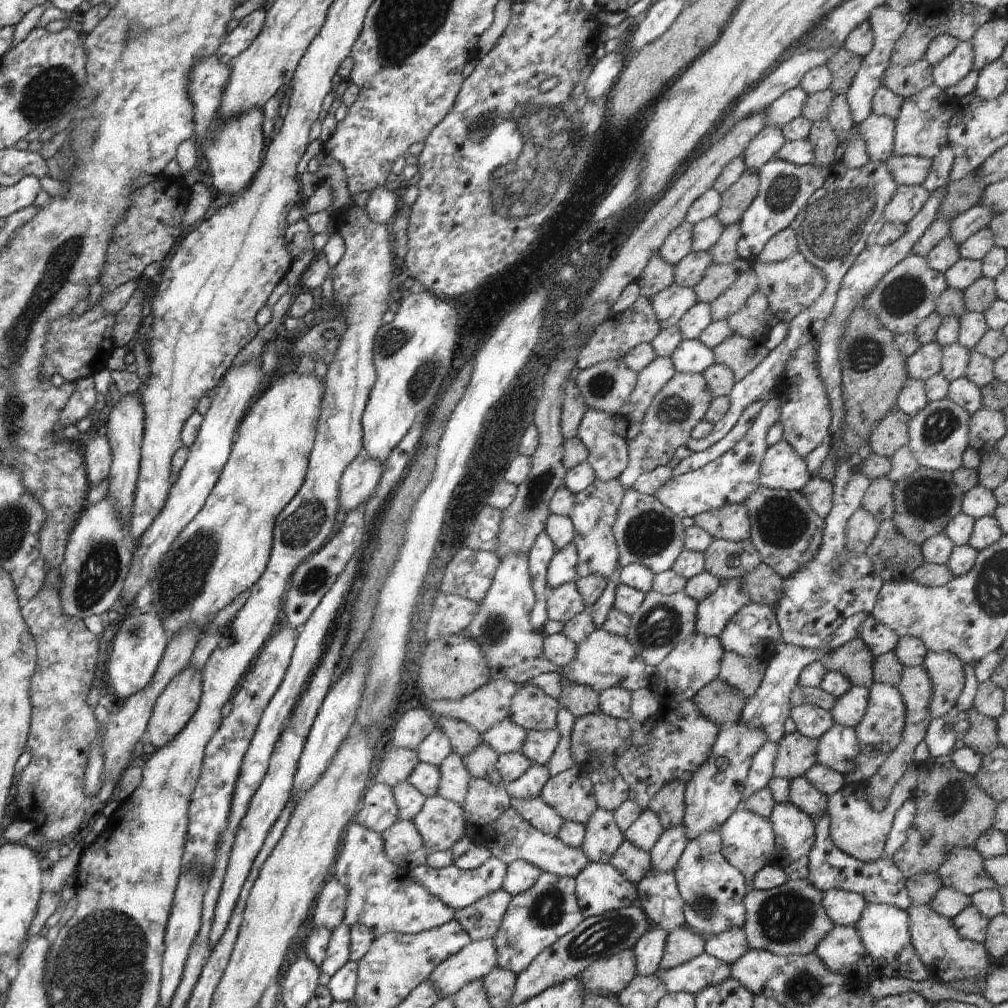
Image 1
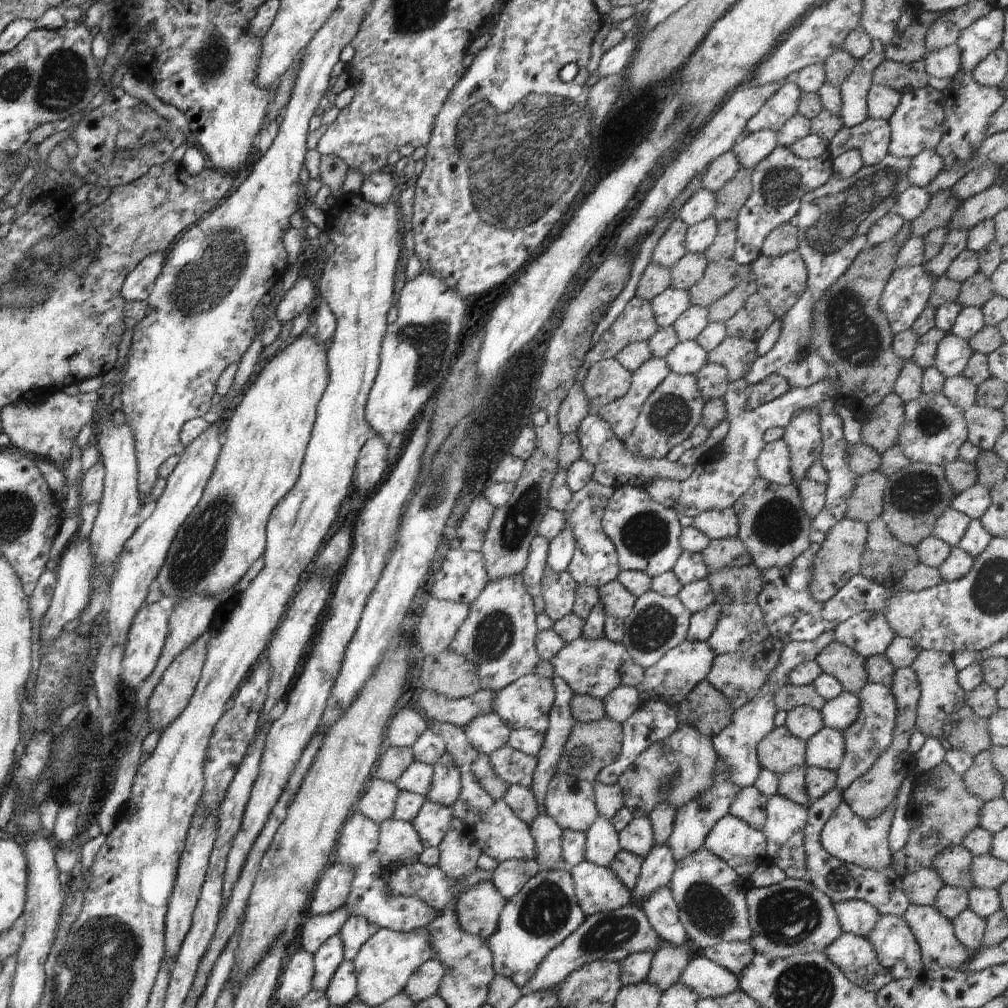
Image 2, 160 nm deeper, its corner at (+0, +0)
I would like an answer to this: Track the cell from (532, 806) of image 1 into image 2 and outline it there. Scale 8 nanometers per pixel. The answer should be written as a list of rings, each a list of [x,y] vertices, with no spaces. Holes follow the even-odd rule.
[[[538,814],[529,824],[530,834],[535,842],[535,860],[542,871],[568,871],[573,867],[563,858],[561,853],[561,834],[563,830],[558,823],[548,814]]]

